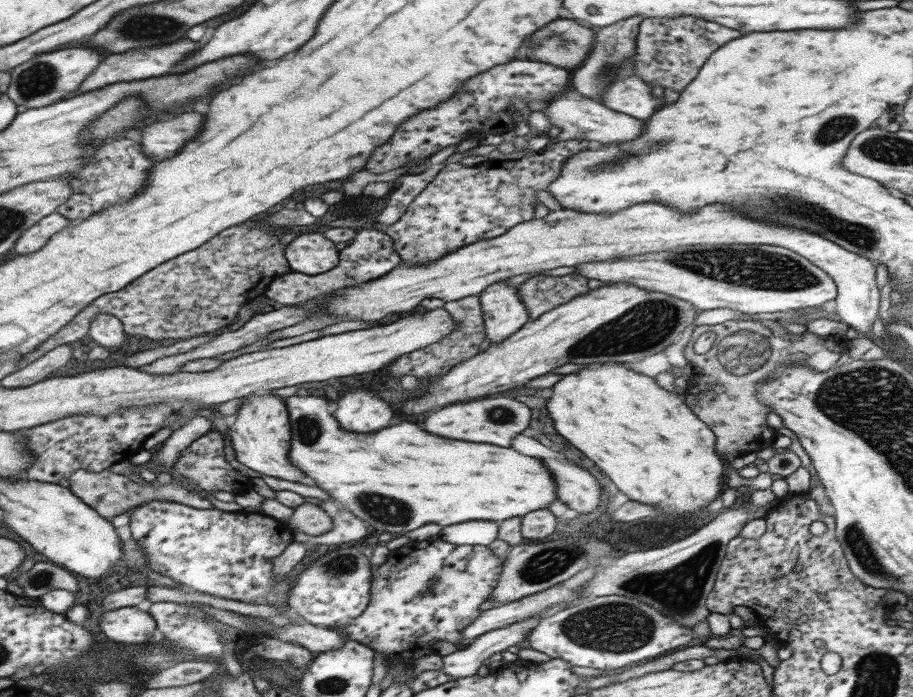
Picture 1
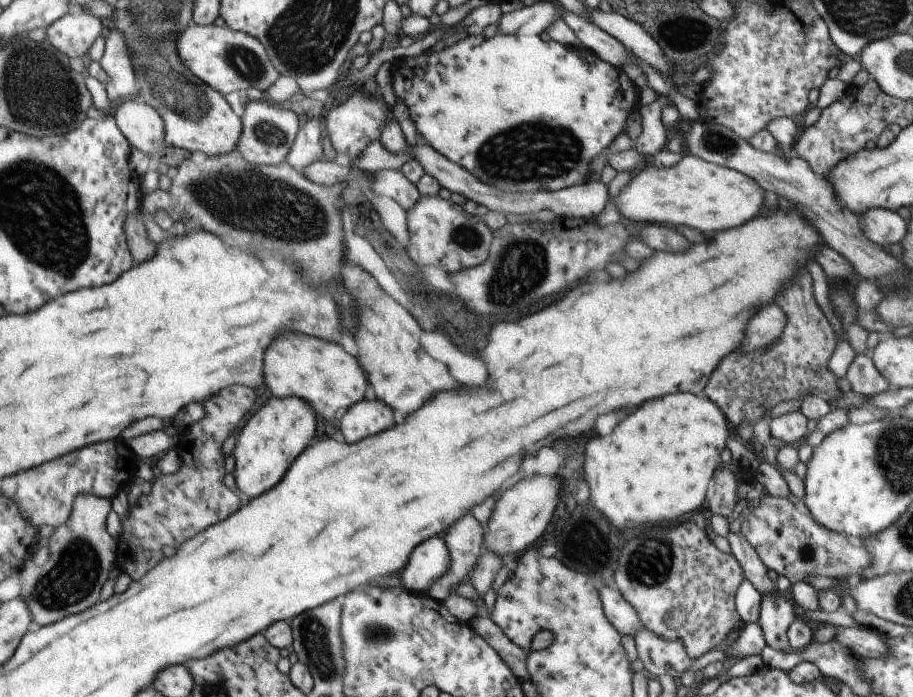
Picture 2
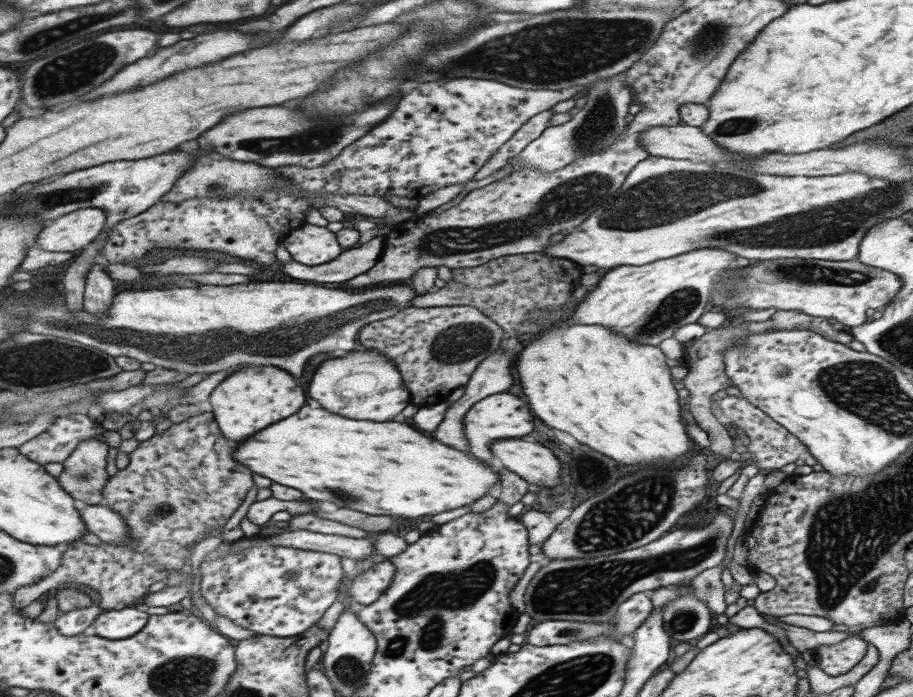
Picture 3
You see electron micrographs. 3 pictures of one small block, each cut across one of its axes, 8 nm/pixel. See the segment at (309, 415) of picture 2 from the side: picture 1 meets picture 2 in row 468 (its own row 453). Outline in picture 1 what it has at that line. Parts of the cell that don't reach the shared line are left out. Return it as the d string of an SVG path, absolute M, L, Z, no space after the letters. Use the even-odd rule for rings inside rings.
M266 392L265 396L245 397L235 411L233 424L227 426L227 433L235 459L243 466L259 472L261 475L313 486L313 482L309 482L309 478L305 478L287 460L291 438L289 438L289 422L287 422L287 410L285 410L283 398L271 396Z

